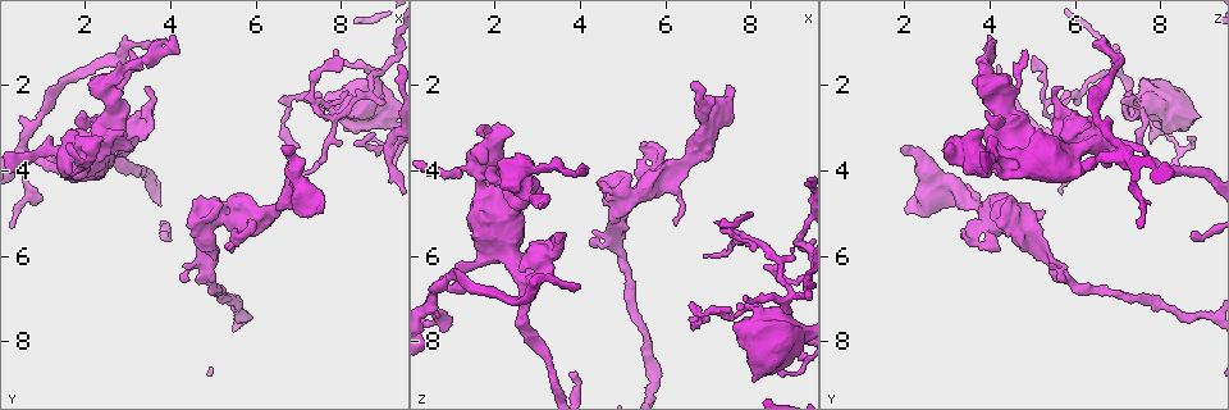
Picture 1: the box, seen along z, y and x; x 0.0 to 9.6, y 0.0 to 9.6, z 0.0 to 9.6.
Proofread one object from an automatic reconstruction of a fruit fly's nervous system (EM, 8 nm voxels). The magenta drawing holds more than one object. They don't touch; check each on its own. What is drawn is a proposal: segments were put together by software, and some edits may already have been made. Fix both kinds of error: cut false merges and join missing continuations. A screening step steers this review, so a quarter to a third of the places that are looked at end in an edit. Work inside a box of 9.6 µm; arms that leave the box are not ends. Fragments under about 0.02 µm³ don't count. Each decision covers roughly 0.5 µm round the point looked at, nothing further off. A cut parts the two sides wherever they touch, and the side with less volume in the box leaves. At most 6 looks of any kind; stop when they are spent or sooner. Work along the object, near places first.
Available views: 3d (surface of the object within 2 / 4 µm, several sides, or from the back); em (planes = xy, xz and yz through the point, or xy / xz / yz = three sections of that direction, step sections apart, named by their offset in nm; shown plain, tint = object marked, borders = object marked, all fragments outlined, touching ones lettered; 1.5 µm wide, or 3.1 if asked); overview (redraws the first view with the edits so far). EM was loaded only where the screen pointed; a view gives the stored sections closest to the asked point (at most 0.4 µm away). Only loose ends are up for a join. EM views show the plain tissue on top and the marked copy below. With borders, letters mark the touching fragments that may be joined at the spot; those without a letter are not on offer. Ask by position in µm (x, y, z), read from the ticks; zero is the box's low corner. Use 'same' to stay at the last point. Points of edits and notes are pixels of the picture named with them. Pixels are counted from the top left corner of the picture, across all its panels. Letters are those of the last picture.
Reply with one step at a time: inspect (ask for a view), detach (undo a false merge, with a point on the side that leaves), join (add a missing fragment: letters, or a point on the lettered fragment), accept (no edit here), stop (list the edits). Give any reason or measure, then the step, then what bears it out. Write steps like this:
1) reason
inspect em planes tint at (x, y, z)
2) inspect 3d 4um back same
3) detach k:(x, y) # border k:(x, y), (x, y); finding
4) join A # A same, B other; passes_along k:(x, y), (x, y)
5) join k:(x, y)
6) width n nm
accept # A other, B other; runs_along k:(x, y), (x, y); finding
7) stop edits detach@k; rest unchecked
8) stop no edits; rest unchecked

branch stops here
inspect 3d 2um at (3.05, 1.20, 4.85)

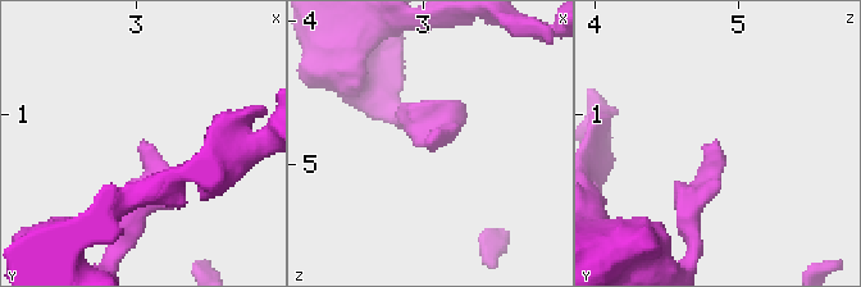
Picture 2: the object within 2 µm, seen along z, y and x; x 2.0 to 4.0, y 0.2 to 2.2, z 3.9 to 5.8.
shape alone is not enough
inspect em planes borders at (3.04, 1.18, 4.82)

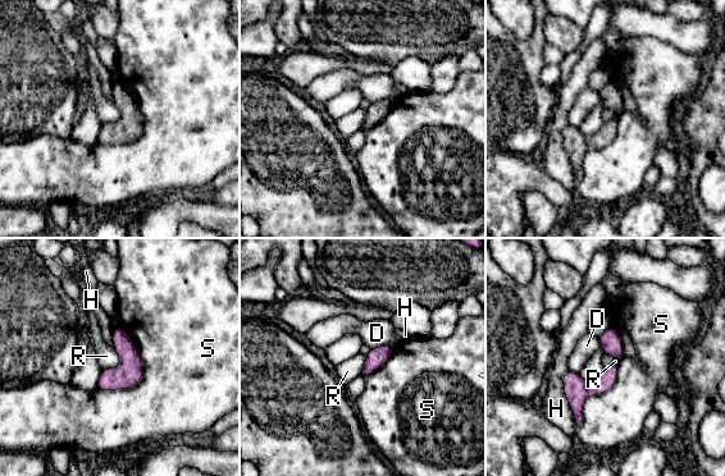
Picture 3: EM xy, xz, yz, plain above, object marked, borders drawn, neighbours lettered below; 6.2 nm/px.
accept # D other, H other, R other, S other; border 3:(121, 325), (141, 379), (99, 390); no lettered fragment goes on from it

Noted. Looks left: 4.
an open end
inspect em xz step 4 borders at (2.65, 2.85, 6.30)

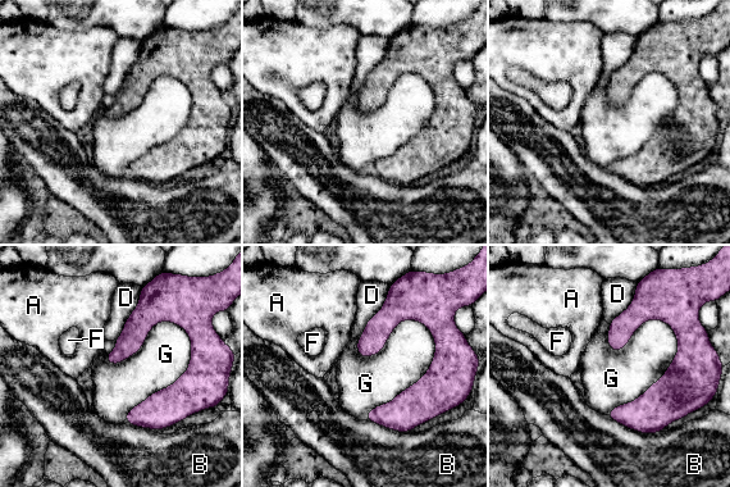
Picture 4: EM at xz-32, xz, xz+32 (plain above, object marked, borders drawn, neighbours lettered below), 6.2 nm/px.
cut it another way
inspect em planes borders same

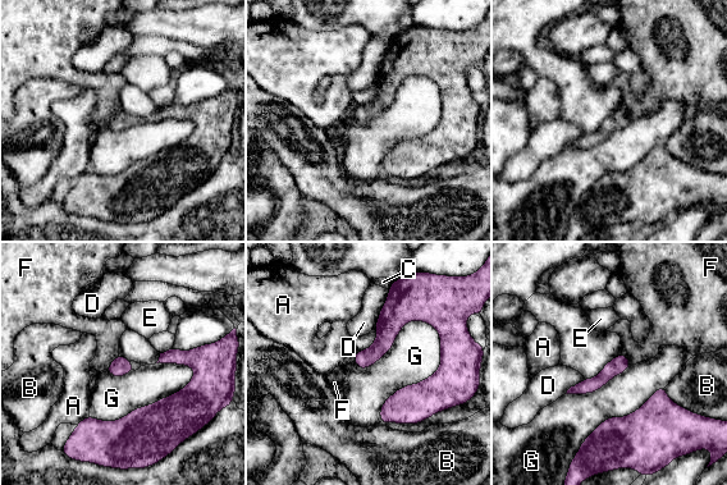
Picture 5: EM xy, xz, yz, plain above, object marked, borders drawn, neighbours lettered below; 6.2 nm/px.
accept # A other, B other, C other, D other, E other, F other, G other; none of them fits

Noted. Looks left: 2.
stop no edits; rest unchecked

